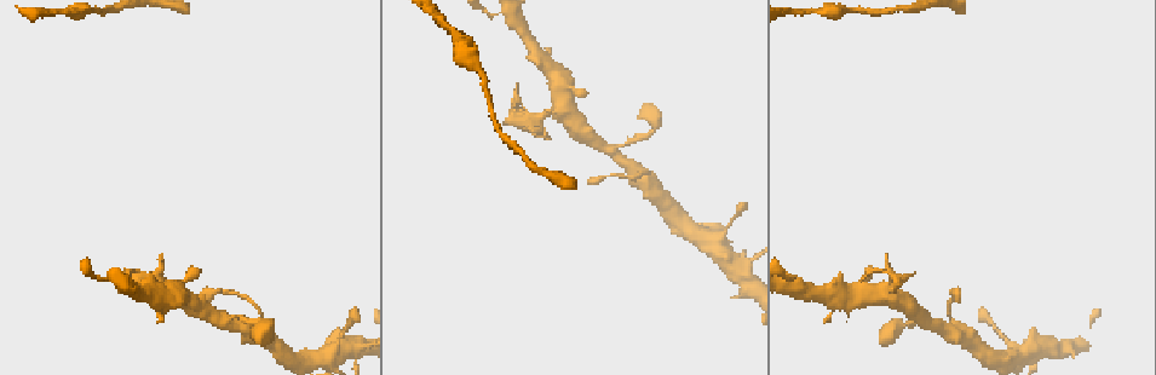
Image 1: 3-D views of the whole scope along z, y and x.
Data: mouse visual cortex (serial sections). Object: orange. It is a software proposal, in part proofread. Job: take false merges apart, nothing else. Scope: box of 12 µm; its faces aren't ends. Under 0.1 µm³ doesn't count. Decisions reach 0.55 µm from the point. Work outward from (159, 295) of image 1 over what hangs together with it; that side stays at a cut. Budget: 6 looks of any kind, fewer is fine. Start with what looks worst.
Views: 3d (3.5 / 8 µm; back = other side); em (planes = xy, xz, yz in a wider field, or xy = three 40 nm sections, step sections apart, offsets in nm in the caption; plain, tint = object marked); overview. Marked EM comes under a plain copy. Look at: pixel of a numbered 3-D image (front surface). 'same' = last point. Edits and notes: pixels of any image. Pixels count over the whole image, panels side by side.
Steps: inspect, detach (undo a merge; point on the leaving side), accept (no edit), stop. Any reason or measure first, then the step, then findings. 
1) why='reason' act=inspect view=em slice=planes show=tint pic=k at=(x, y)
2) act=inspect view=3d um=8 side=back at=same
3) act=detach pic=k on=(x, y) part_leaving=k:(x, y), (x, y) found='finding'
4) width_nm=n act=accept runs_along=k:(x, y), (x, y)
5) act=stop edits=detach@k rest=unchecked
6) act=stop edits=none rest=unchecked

why='abrupt turn' act=inspect view=3d um=8 pic=1 at=(509, 10)

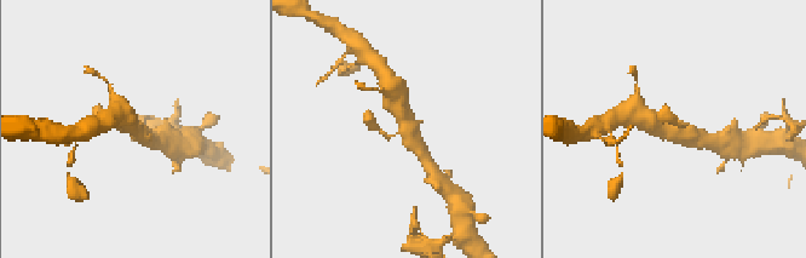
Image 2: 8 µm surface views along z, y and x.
why='closer look' act=inspect view=3d um=3.5 pic=2 at=(406, 134)

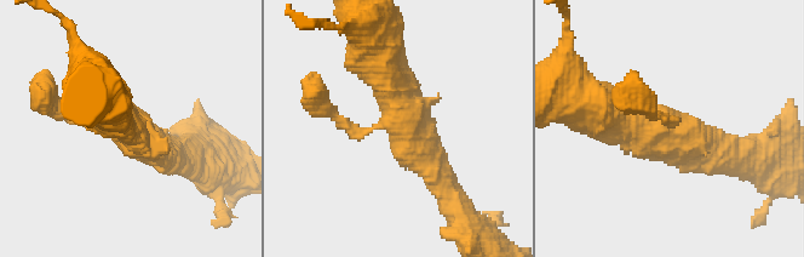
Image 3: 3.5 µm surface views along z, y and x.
act=accept runs_along=3:(444, 184), (392, 85), (359, 79) found='all the same cell'

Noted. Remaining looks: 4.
why='three arms meet' act=inspect view=3d um=8 pic=1 at=(557, 113)

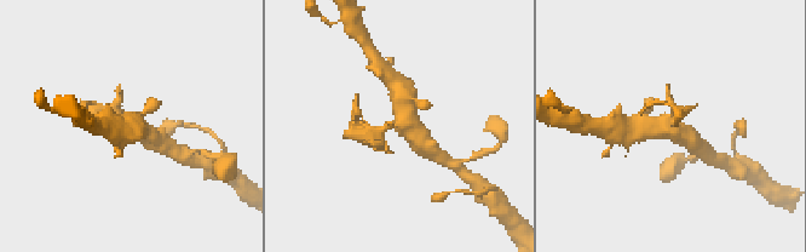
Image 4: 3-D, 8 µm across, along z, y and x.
why='shape alone is not enough' act=inspect view=em slice=xy step=2 show=tint pic=4 at=(671, 114)

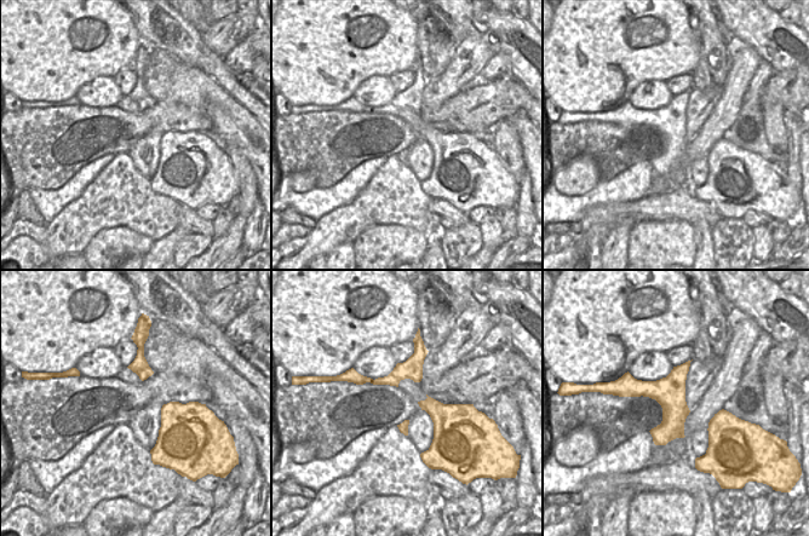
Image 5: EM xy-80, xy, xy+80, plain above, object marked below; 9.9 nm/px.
act=detach pic=4 on=(379, 144) found='a second cell is stuck on'

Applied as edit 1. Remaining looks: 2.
act=stop edits=detach@4 rest=unchecked

